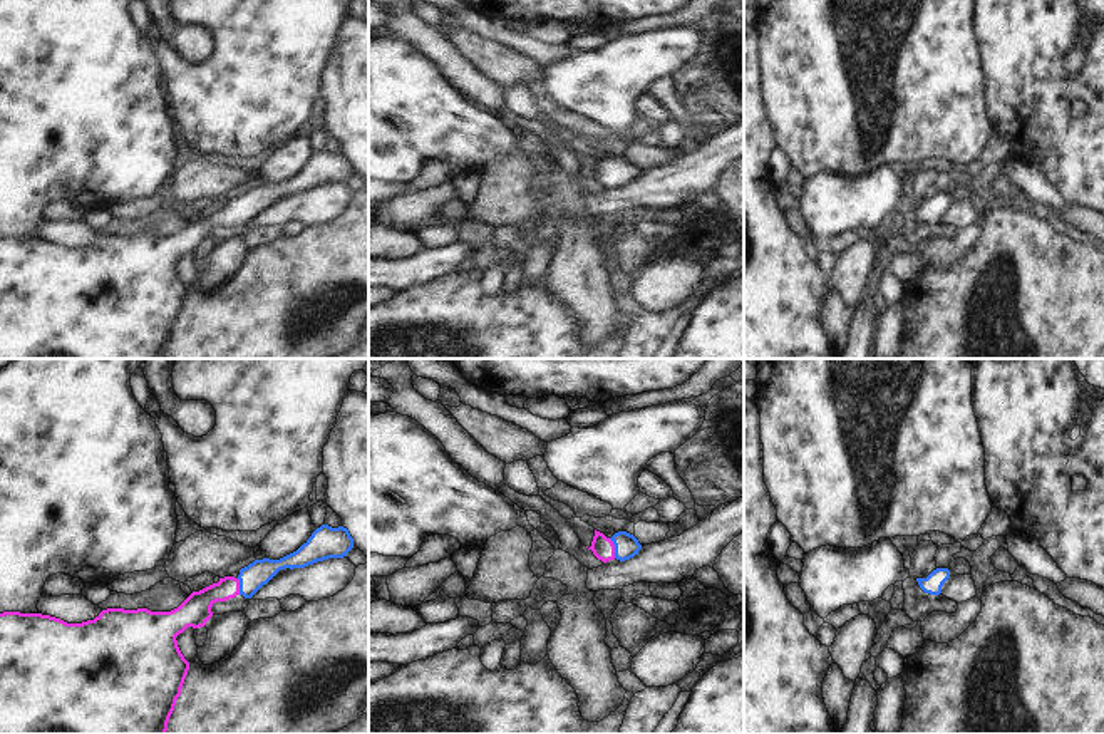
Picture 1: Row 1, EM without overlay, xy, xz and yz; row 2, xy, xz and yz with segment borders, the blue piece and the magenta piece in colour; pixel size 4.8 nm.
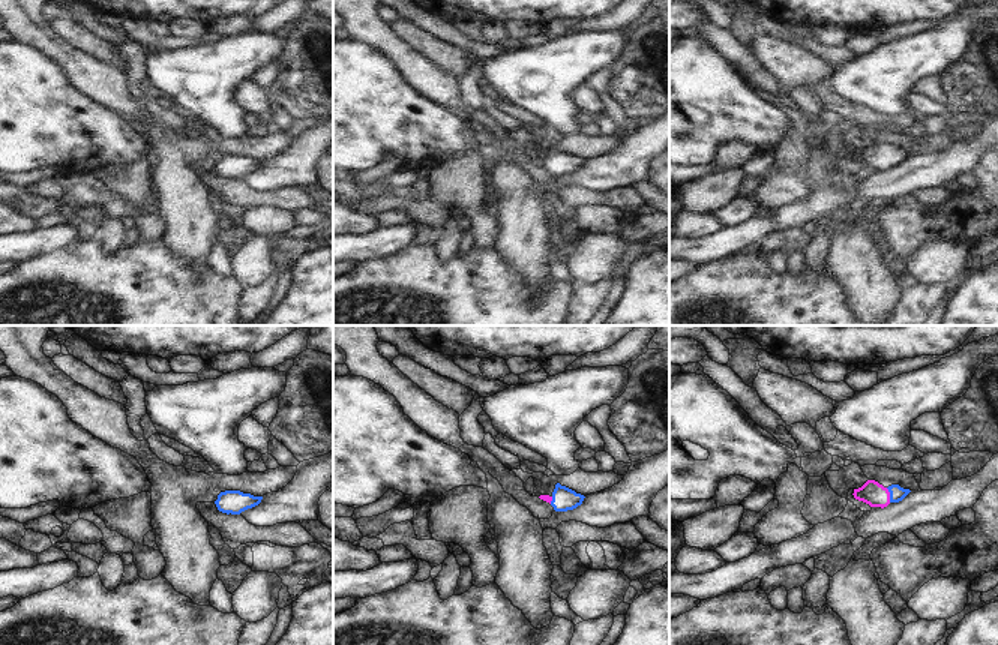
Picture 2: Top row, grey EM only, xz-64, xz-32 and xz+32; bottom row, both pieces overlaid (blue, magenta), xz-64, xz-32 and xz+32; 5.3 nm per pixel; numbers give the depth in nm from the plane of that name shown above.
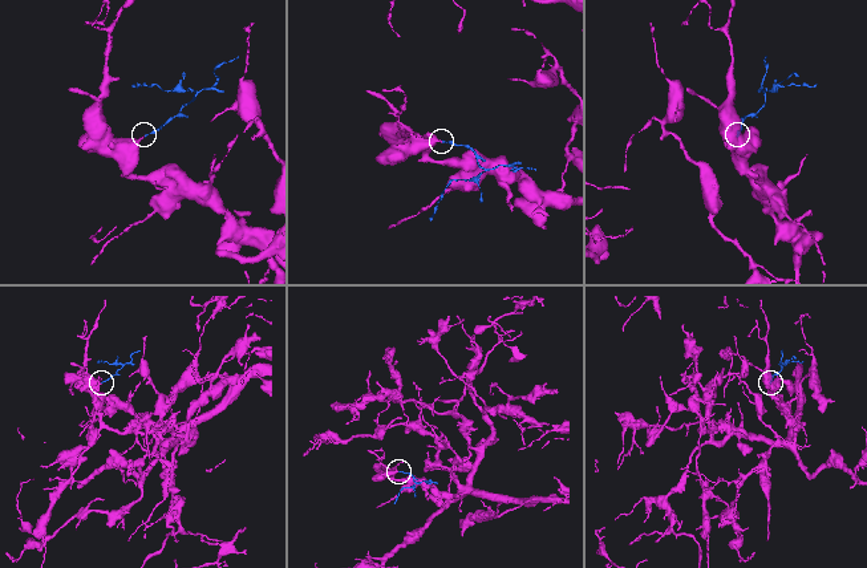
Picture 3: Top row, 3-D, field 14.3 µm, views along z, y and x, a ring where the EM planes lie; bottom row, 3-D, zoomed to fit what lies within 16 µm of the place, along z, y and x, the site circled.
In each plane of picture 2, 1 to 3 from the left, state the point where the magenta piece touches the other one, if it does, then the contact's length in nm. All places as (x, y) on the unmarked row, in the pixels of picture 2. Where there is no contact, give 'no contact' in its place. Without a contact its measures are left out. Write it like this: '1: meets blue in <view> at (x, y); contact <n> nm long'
1: no contact
2: meets blue in xz-32 at (553, 164); contact 40 nm long
3: meets blue in xz+32 at (890, 159); contact 80 nm long

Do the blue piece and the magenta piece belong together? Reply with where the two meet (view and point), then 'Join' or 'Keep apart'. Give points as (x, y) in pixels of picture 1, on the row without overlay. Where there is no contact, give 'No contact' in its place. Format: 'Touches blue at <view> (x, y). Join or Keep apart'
Touches blue at xz (615, 173). Join

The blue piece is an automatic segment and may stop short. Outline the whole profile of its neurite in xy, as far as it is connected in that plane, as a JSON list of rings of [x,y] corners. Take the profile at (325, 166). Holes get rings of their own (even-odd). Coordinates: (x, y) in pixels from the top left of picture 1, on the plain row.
[[[322,149],[297,176],[280,184],[255,184],[241,193],[236,203],[224,201],[218,208],[193,216],[171,236],[107,233],[94,245],[82,248],[67,248],[42,238],[0,238],[0,359],[166,359],[189,295],[176,261],[188,251],[204,251],[213,241],[211,231],[216,226],[226,226],[236,220],[251,223],[280,194],[343,183],[352,173],[353,163],[347,152]]]

